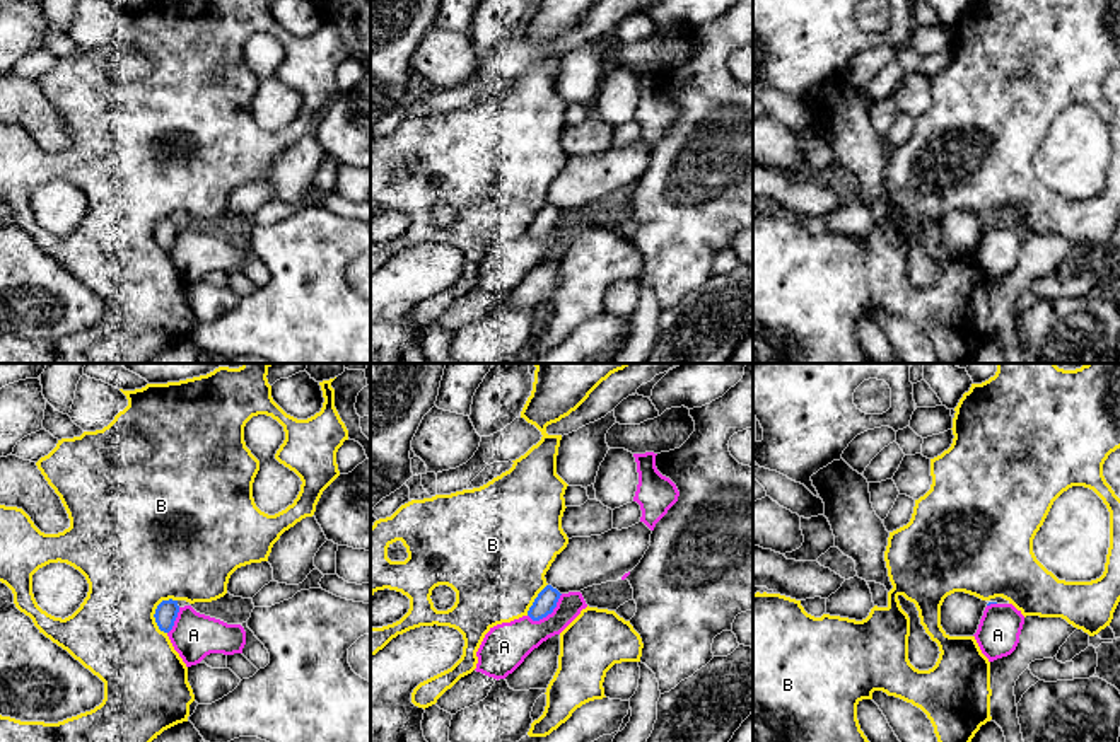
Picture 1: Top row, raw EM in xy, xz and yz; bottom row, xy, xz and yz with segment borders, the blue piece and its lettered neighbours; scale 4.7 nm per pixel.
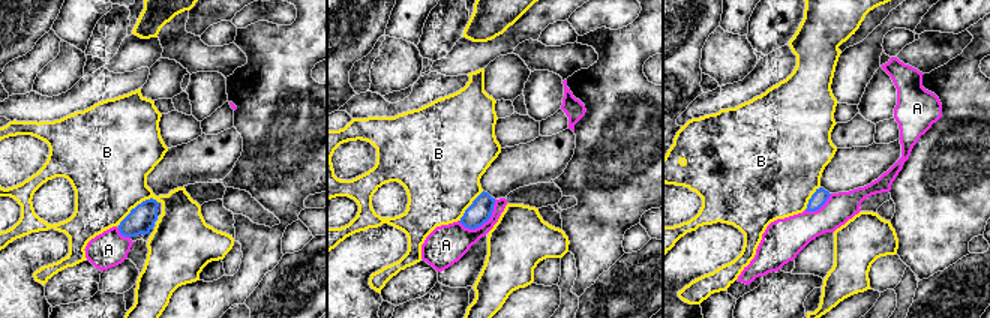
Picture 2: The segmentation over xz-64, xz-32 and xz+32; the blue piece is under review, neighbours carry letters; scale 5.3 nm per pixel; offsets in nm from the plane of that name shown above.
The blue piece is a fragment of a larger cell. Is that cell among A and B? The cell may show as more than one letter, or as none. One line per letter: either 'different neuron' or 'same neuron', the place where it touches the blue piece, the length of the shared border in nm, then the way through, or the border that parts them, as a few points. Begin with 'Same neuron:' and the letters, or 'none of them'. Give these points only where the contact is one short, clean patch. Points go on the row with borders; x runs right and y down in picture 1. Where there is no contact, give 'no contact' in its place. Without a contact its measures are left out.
Same neuron: none of them
A: different neuron | xz (548, 613) | 200 nm | along xz (562, 594), (557, 606), (545, 616), (538, 620), (528, 616)
B: different neuron | xy (154, 614) | 180 nm

